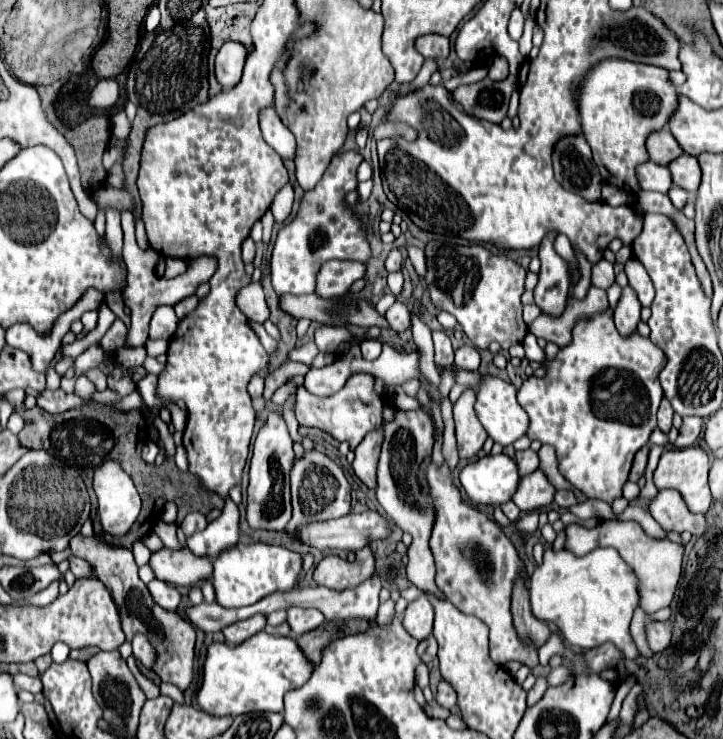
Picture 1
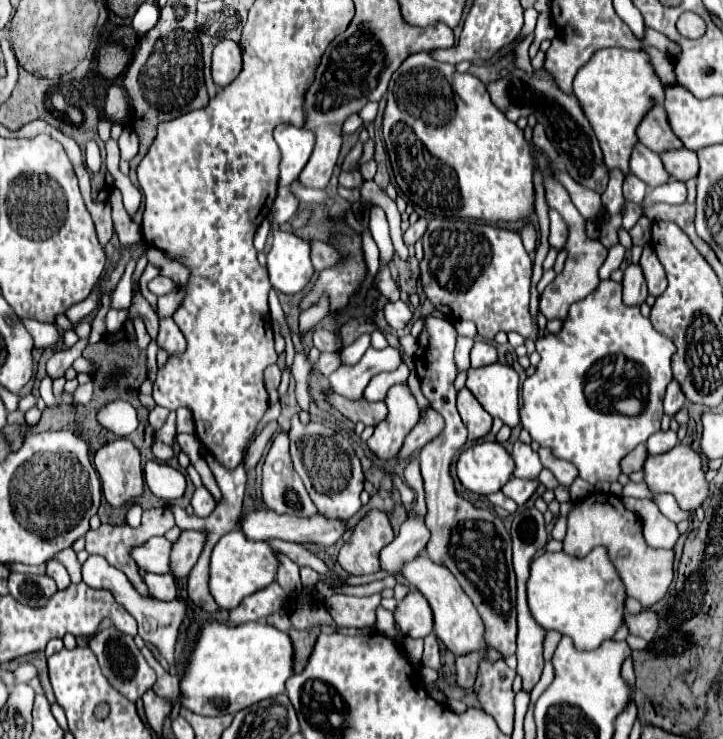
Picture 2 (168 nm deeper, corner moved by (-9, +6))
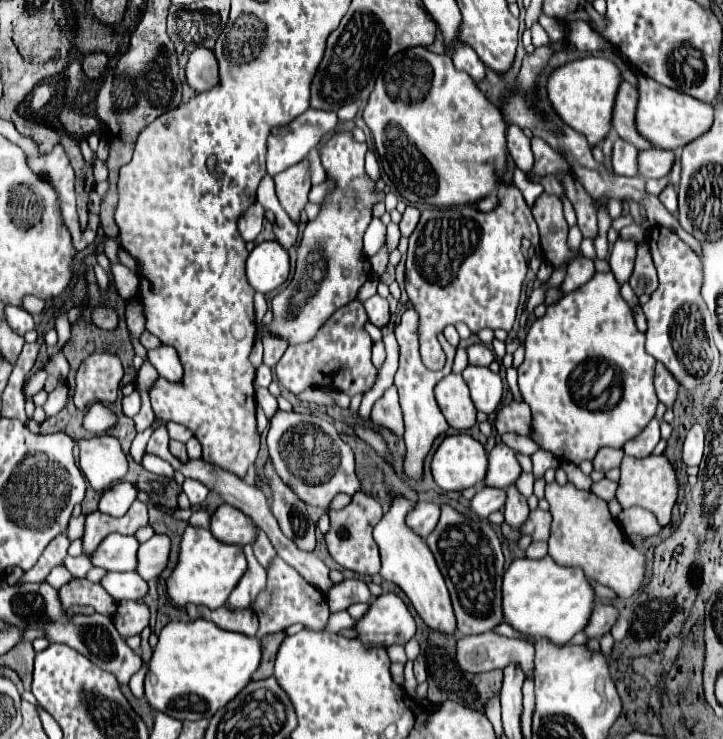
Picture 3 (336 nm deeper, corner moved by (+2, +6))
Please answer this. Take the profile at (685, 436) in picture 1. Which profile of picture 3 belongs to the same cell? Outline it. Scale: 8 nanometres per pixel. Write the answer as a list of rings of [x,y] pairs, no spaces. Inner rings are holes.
[[[653,419],[637,437],[625,443],[623,451],[625,455],[631,455],[631,457],[647,457],[653,453],[657,441],[659,441],[659,421]]]

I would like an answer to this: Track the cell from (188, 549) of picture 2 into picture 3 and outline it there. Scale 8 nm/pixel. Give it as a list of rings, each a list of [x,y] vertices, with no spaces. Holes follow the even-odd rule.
[[[153,535],[147,543],[141,543],[137,551],[137,559],[139,559],[137,573],[145,581],[157,579],[167,567],[169,551],[171,551],[171,539],[167,535]]]

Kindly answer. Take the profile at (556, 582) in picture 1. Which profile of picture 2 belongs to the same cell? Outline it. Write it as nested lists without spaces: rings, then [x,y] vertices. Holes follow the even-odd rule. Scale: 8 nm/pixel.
[[[596,547],[584,559],[570,557],[564,551],[542,553],[542,555],[534,557],[532,565],[530,565],[530,577],[526,583],[526,595],[528,595],[528,609],[530,609],[532,617],[536,619],[536,623],[540,627],[544,627],[546,631],[556,629],[558,633],[572,637],[576,649],[596,649],[602,641],[610,639],[624,621],[626,591],[624,591],[620,577],[616,575],[616,569],[612,567],[612,563],[608,559],[606,549],[602,549],[602,547]]]

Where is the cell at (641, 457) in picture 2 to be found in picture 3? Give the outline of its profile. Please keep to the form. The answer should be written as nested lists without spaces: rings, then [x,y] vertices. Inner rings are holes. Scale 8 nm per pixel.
[[[605,447],[605,449],[601,449],[601,451],[597,453],[597,457],[593,459],[593,467],[595,467],[595,471],[603,471],[603,473],[607,473],[607,471],[619,467],[621,461],[623,461],[623,457],[625,457],[623,449]]]

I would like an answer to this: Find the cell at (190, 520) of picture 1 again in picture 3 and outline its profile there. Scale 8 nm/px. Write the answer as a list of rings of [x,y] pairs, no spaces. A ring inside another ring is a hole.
[[[191,477],[185,479],[185,483],[182,484],[182,490],[185,491],[185,495],[189,497],[191,505],[201,505],[201,503],[205,501],[207,493],[209,493],[209,489],[207,489],[201,481],[191,479]]]

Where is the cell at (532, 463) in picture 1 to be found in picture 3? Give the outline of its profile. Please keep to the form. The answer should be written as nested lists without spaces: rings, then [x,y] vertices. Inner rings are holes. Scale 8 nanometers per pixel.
[[[497,443],[493,447],[493,451],[489,453],[489,469],[487,469],[485,485],[511,487],[517,483],[521,471],[523,469],[521,469],[515,453],[505,443]]]

